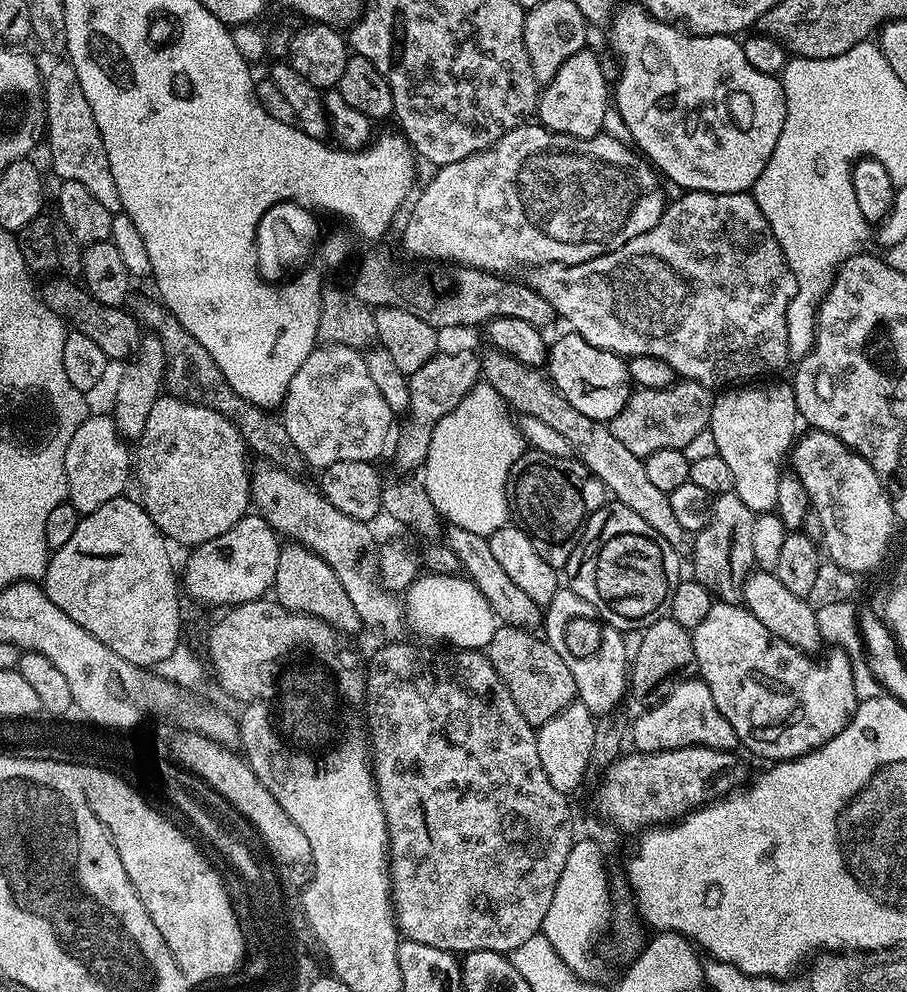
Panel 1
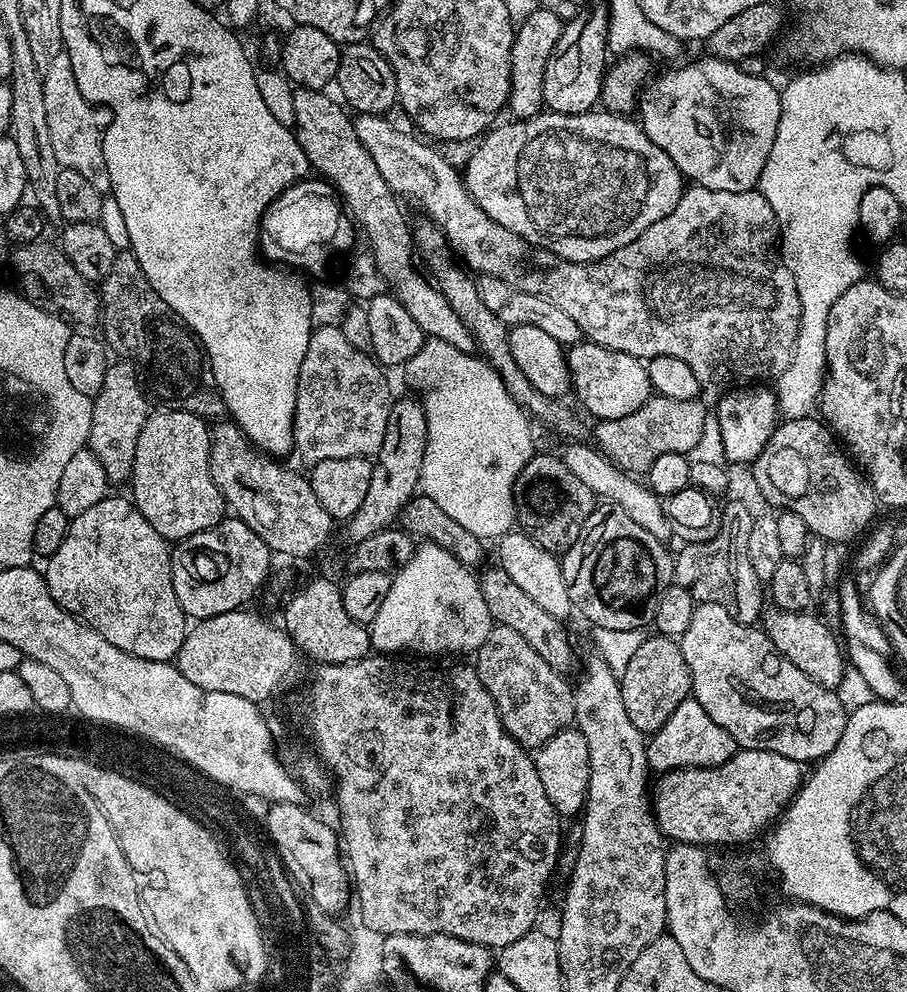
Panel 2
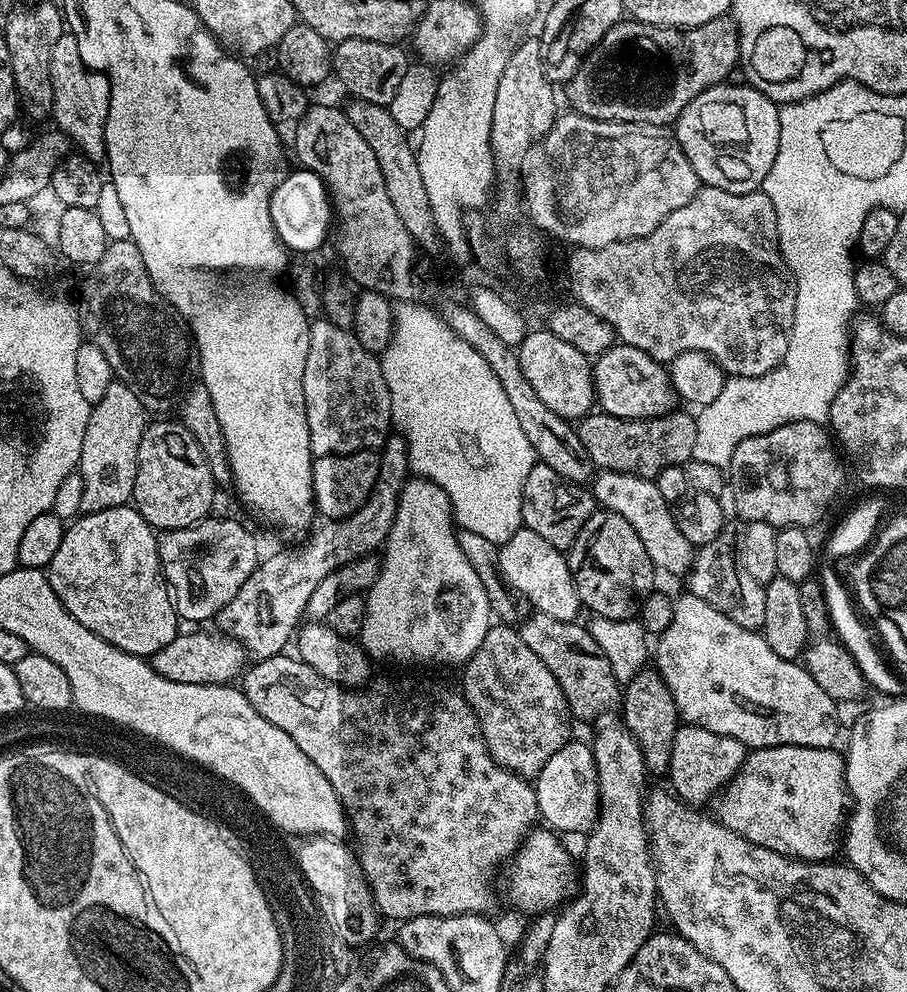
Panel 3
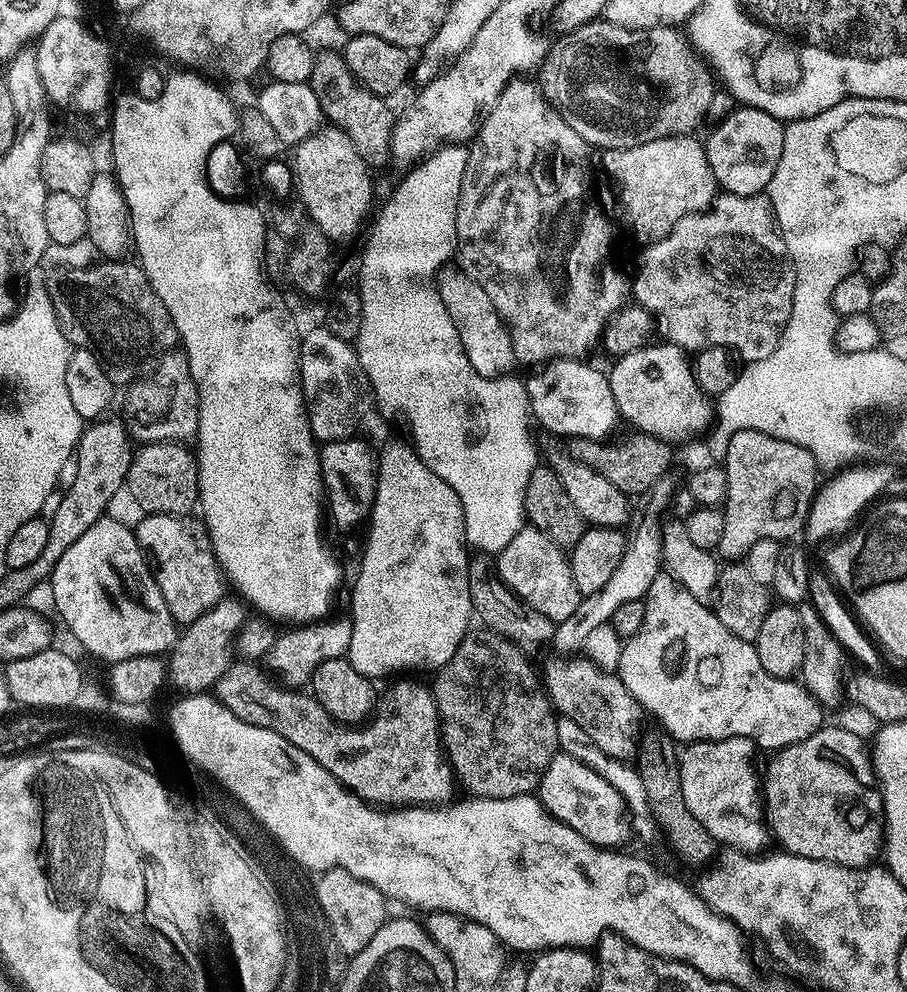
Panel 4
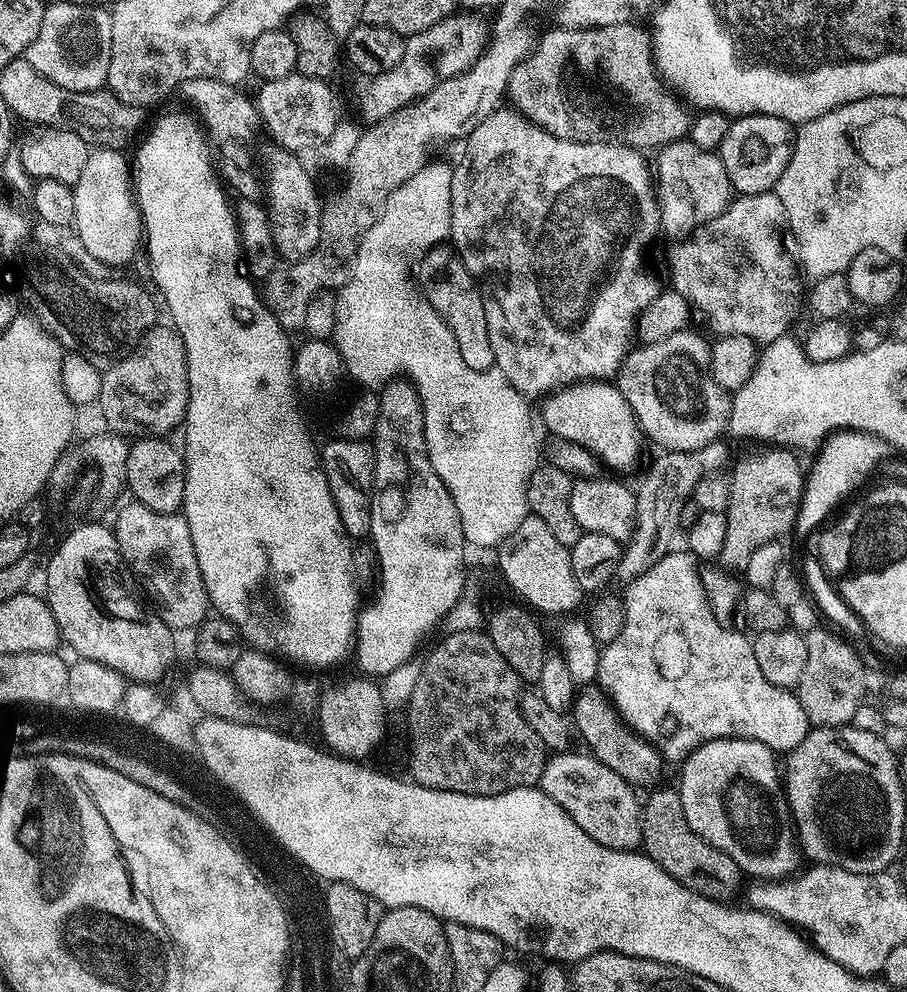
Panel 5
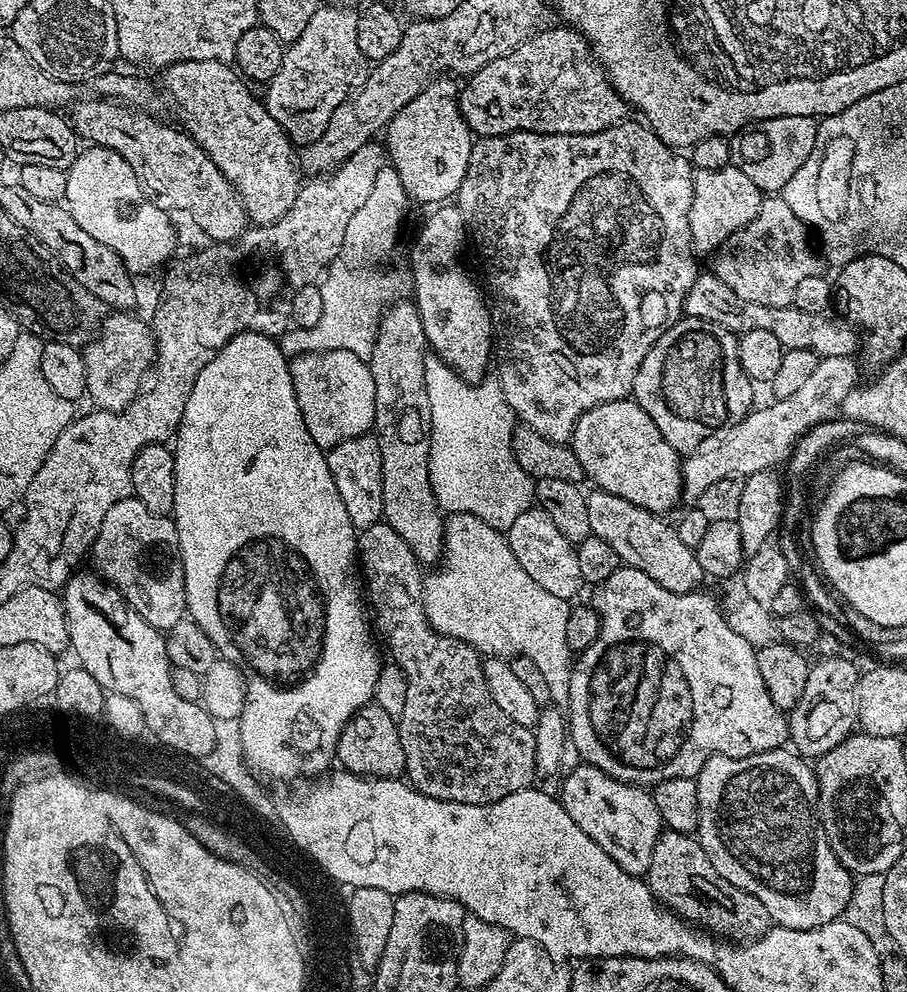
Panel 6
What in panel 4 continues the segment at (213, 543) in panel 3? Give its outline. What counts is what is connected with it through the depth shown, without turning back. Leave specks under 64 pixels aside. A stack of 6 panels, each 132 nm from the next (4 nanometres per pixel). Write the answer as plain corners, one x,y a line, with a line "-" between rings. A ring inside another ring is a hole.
144,514
141,517
134,524
134,531
145,557
150,561
152,577
162,592
173,620
177,625
191,626
201,614
213,608
226,592
224,574
212,552
208,533
199,519
188,520
192,518
166,514

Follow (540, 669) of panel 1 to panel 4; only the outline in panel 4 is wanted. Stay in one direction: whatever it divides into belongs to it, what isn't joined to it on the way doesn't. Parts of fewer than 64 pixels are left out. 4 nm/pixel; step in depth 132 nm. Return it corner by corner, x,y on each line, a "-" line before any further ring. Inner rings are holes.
487,630
469,631
465,635
464,641
458,646
458,650
454,650
454,656
446,662
443,668
435,673
436,681
431,681
430,687
432,697
436,699
436,709
440,715
440,734
442,737
442,747
446,753
446,759
451,765
455,779
460,780
469,788
471,795
476,798
486,800
501,800
502,798
514,798
515,796
527,796
535,793
540,787
540,781
544,778
546,766
552,764
552,757
557,755
556,746
556,718
557,713
552,707
552,702
548,698
548,693
542,687
541,677
534,669
528,665
525,649
519,644
512,643
506,637
500,636
497,632
489,632

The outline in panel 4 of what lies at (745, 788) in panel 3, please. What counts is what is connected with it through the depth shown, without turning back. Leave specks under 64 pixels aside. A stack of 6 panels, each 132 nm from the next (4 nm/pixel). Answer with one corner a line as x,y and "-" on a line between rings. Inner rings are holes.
821,726
814,734
810,734
810,738
806,738
802,742
794,742
790,746
779,749
775,753
776,756
768,764
768,773
762,776
762,792
766,797
766,816
770,821
770,832
783,851
802,858
814,858
821,860
827,864
840,864
843,868
867,868
873,863
872,860
881,855
882,841
884,838
884,798
880,790
879,783
876,778
876,769
872,767
872,758
870,755
869,745
864,744
864,740
856,732
851,732
848,728
828,728
829,726

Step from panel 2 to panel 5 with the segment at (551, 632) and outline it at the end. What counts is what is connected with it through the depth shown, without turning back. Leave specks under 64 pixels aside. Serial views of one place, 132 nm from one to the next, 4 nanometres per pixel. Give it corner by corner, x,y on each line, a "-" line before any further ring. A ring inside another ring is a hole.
581,687
577,691
570,709
570,720
571,716
581,738
588,743
587,751
606,766
610,766
610,770
614,770
614,774
622,777
627,784
637,790
652,790
663,781
660,779
663,778
666,767
664,757
656,751
653,744
649,744
643,736
636,735
628,727
599,687

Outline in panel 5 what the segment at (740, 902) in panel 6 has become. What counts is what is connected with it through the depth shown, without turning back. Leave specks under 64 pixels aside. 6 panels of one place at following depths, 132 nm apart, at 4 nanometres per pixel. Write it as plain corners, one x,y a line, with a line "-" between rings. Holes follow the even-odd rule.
657,787
647,793
642,804
642,851
649,856
670,878
674,878
682,886
694,890
711,900
732,902
736,895
745,887
745,873
741,872
738,862
730,858
730,854
722,854
710,842
698,838
694,830
686,822
686,814
682,810
682,798
675,787

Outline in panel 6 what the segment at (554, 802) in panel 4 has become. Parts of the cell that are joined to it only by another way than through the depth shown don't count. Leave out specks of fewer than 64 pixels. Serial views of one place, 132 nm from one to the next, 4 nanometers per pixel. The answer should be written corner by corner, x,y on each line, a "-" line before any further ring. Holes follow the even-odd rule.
577,763
576,772
568,776
568,781
558,791
560,805
576,820
578,826
586,830
626,870
626,874
647,877
650,866
650,854
658,842
661,831
656,828
658,817
656,803
644,786
633,786
610,778
594,766

